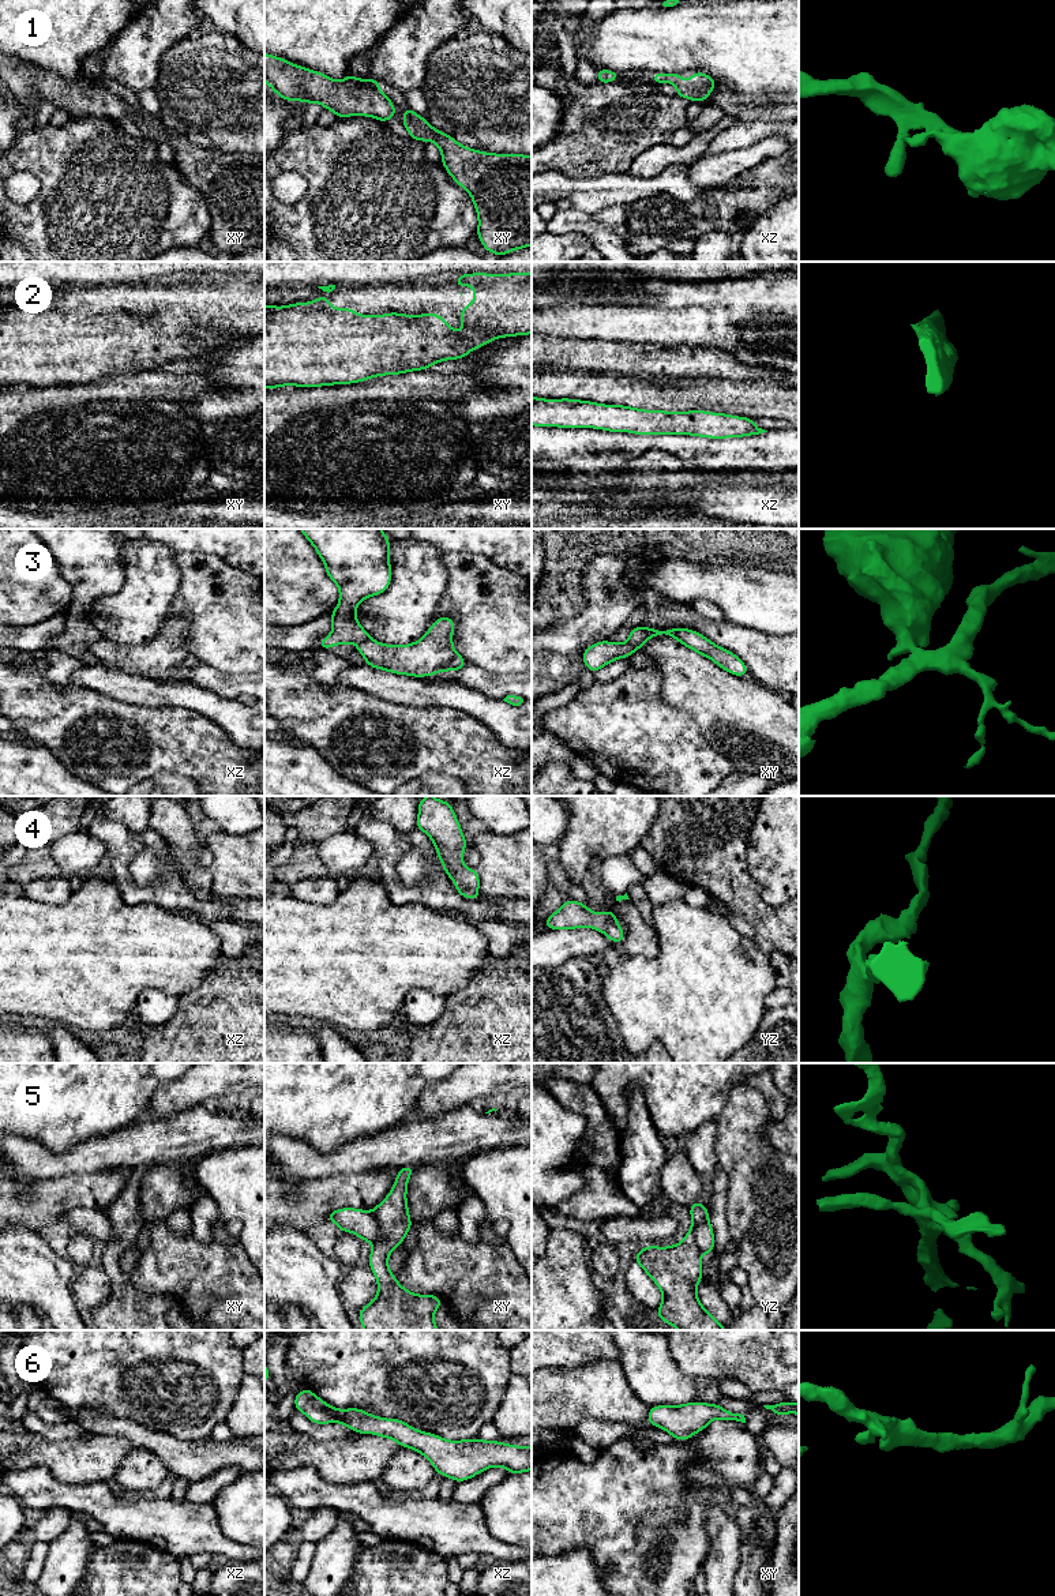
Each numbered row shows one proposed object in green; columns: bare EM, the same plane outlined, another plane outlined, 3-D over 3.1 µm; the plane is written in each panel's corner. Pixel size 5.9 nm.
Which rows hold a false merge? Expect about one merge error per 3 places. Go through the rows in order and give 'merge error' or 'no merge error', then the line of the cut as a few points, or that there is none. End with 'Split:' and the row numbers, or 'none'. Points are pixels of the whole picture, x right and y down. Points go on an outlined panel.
1: no merge error; no cut
2: no merge error; no cut
3: merge error; cut in xz along (368, 637), (356, 645)
4: no merge error; no cut
5: merge error; cut in yz along (708, 1219), (698, 1223), (694, 1228), (694, 1240), (701, 1251)
6: no merge error; no cut
Split: 3, 5

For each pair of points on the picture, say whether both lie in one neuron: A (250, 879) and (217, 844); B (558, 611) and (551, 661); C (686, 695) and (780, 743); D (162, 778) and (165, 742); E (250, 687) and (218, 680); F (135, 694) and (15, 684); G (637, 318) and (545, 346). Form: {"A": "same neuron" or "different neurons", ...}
{"A": "same neuron", "B": "different neurons", "C": "same neuron", "D": "different neurons", "E": "same neuron", "F": "different neurons", "G": "different neurons"}

